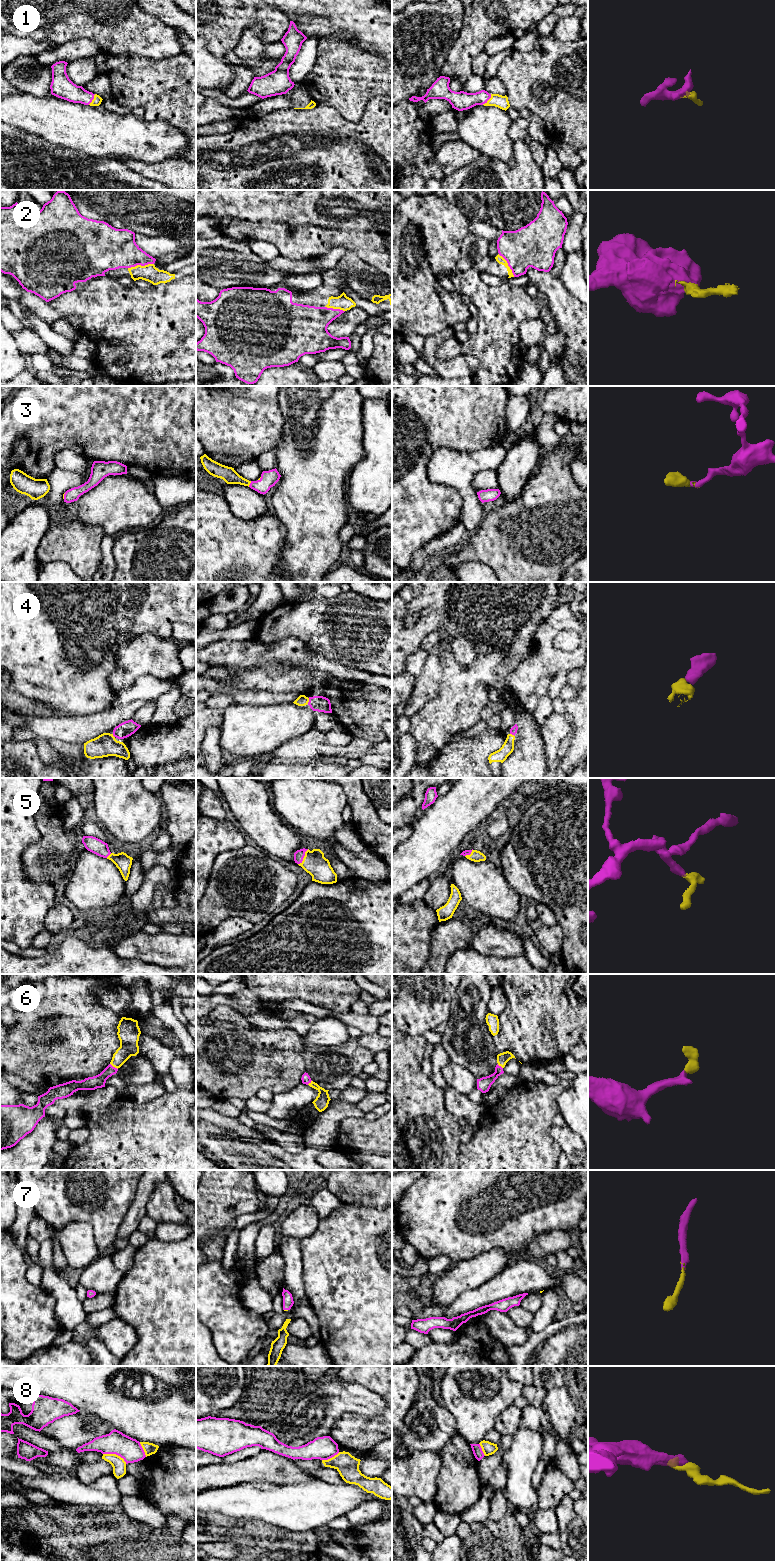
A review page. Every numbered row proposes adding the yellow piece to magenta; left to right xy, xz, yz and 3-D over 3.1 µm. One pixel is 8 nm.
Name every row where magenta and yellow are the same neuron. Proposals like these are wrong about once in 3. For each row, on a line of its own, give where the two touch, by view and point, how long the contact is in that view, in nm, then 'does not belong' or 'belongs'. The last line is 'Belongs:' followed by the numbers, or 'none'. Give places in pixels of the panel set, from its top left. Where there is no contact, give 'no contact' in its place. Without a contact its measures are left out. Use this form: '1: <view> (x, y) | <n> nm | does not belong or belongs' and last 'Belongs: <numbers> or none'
1: yz (487, 100) | 120 nm | belongs
2: xy (140, 264) | 220 nm | belongs
3: xz (250, 484) | 50 nm | belongs
4: xz (309, 701) | 50 nm | belongs
5: xz (303, 857) | 150 nm | belongs
6: xy (114, 1067) | 80 nm | belongs
7: xz (286, 1309) | 30 nm | belongs
8: xy (115, 1453) | 200 nm | does not belong
Belongs: 1, 2, 3, 4, 5, 6, 7

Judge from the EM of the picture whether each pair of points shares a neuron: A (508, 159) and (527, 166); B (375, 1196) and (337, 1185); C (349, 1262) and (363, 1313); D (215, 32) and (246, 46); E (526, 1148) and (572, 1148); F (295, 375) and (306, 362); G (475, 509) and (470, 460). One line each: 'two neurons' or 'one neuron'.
A: two neurons
B: one neuron
C: one neuron
D: two neurons
E: two neurons
F: two neurons
G: one neuron

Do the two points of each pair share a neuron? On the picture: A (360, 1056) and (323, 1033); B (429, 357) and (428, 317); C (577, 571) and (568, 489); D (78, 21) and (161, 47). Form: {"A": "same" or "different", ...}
{"A": "different", "B": "different", "C": "different", "D": "same"}

